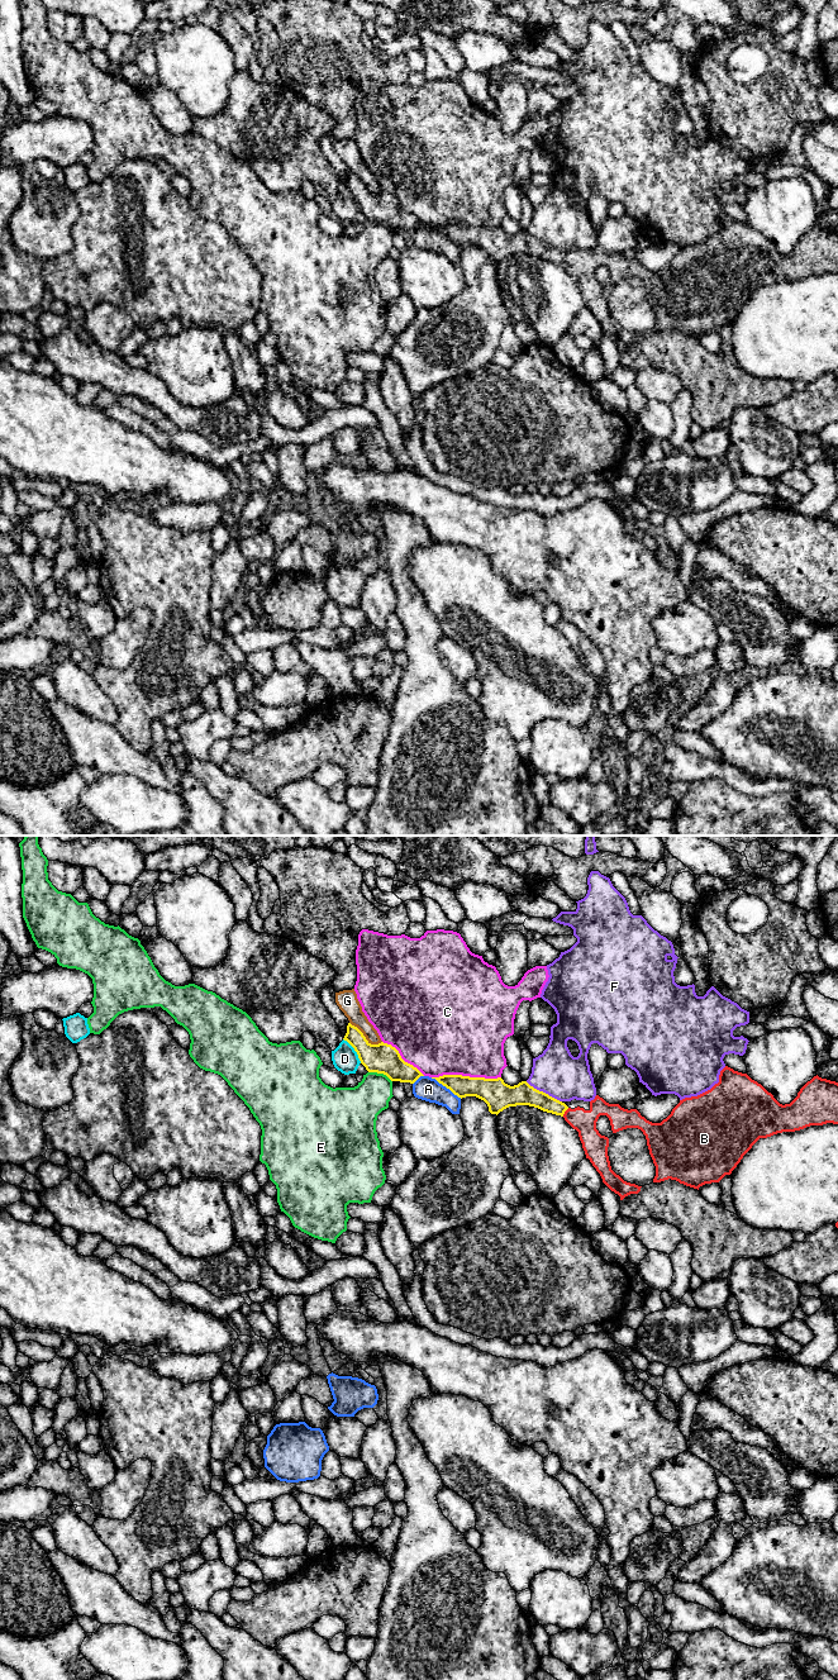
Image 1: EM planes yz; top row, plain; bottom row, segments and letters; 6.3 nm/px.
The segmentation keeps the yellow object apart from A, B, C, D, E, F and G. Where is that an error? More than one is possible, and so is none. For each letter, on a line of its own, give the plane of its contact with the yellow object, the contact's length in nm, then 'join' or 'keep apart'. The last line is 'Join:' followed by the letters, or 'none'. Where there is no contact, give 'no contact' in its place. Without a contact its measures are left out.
A: contact in yz; length 240 nm; keep apart
B: contact in yz; length 70 nm; join
C: contact in yz; length 440 nm; keep apart
D: contact in yz; length 200 nm; keep apart
E: contact in yz; length 170 nm; keep apart
F: contact in yz; length 260 nm; keep apart
G: contact in yz; length 240 nm; keep apart
Join: B

